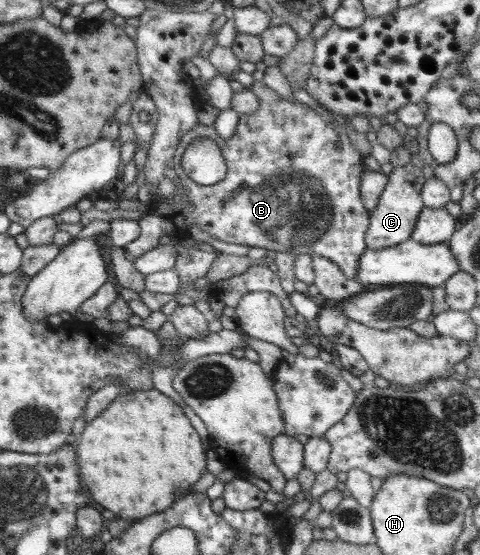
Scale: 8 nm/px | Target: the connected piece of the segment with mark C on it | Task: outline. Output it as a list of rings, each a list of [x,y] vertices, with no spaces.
[[[412,163],[392,169],[387,184],[380,194],[378,204],[369,215],[370,225],[365,233],[368,248],[387,248],[412,237],[416,221],[425,207],[421,199],[421,189],[425,180],[421,168]]]

